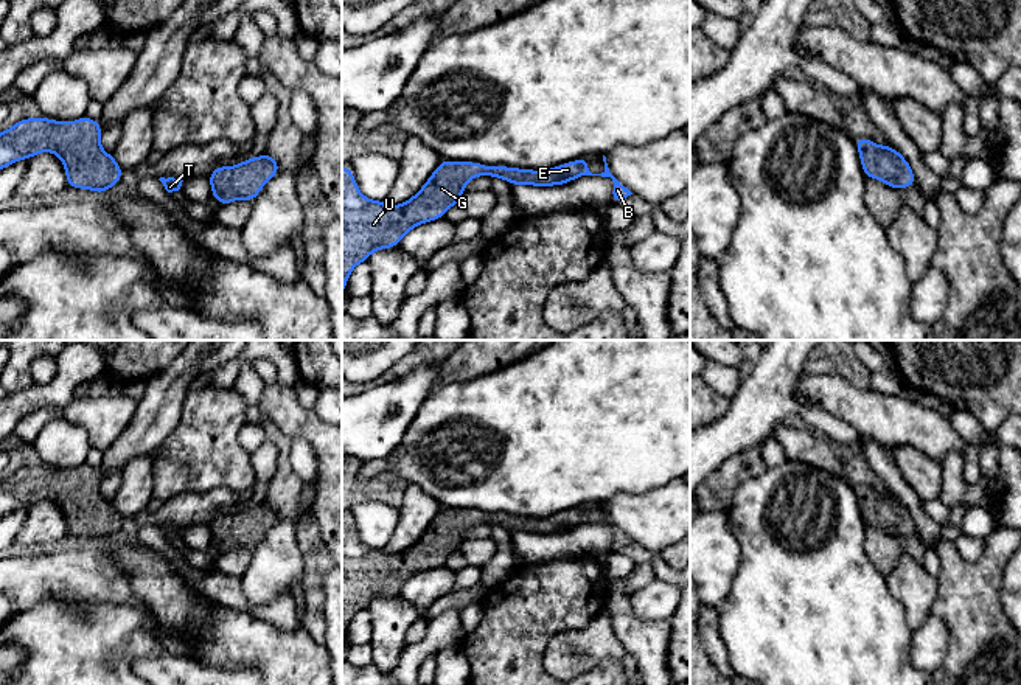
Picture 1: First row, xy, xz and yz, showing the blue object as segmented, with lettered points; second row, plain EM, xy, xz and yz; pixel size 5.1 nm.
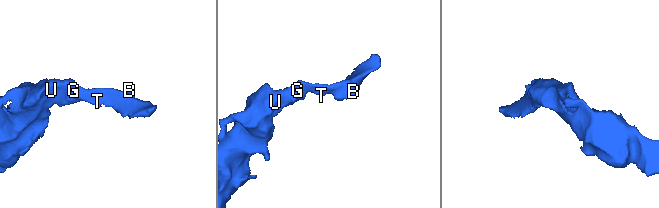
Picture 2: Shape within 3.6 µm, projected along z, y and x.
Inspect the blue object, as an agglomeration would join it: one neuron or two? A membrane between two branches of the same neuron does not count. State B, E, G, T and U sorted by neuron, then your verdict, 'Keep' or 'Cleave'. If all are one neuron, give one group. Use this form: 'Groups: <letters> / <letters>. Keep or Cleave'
Groups: B E G T U. Keep

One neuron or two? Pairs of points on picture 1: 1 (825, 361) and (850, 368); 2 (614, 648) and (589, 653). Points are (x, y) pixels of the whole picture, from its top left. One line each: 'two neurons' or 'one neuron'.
1: one neuron
2: one neuron

